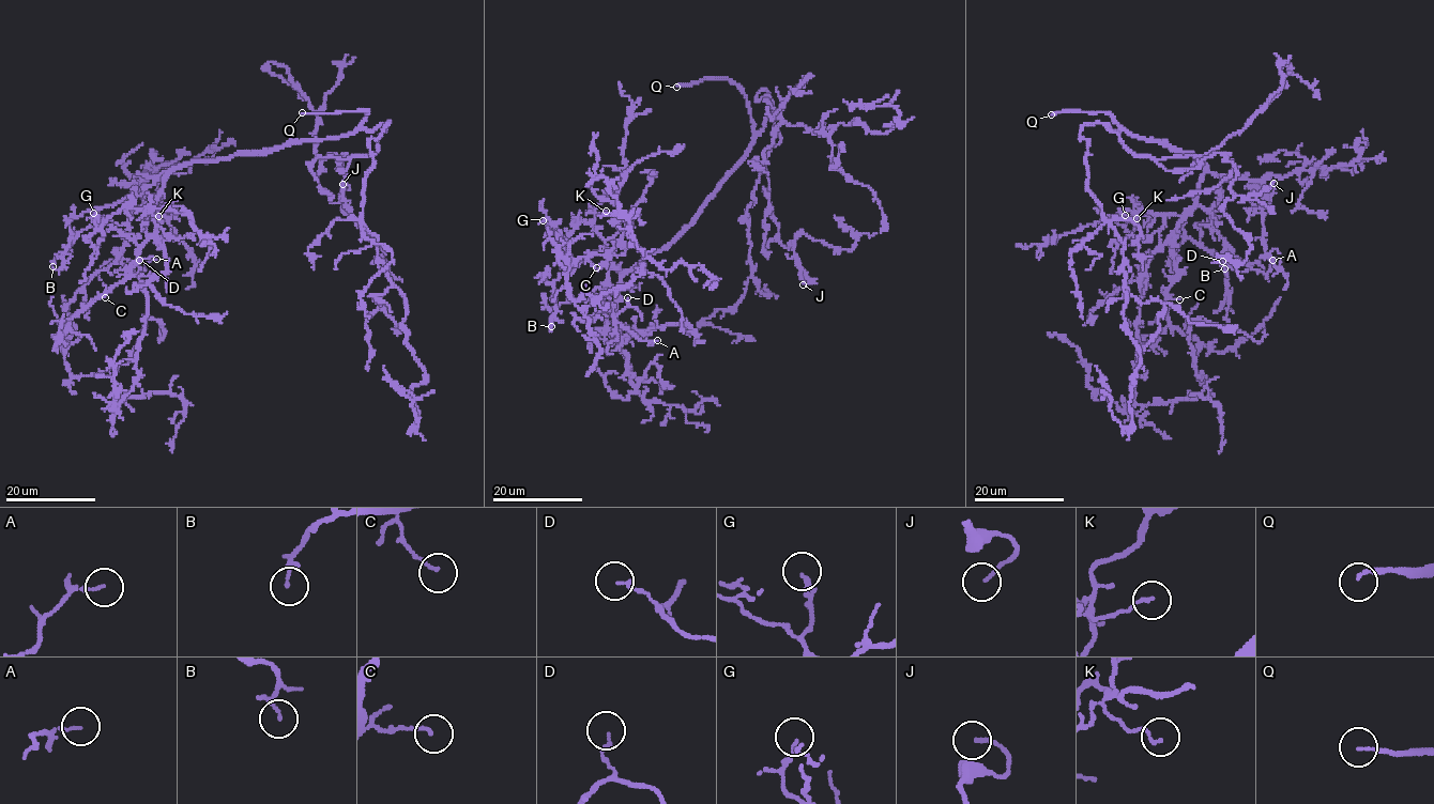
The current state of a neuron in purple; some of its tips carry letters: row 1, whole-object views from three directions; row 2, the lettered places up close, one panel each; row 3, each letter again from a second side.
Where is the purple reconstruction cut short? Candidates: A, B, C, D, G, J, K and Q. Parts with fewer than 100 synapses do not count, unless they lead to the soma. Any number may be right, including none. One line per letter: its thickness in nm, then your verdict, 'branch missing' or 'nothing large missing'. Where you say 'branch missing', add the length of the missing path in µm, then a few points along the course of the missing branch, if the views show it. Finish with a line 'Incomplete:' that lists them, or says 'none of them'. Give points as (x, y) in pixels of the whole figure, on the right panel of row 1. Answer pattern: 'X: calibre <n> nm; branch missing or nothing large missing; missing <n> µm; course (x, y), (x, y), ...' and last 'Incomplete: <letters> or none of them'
A: calibre 90 nm; nothing large missing
B: calibre 110 nm; nothing large missing
C: calibre 100 nm; nothing large missing
D: calibre 140 nm; nothing large missing
G: calibre 160 nm; nothing large missing
J: calibre 110 nm; nothing large missing
K: calibre 100 nm; nothing large missing
Q: calibre 140 nm; branch missing; missing 15 µm; course (1051, 114), (1025, 119)
Incomplete: Q

